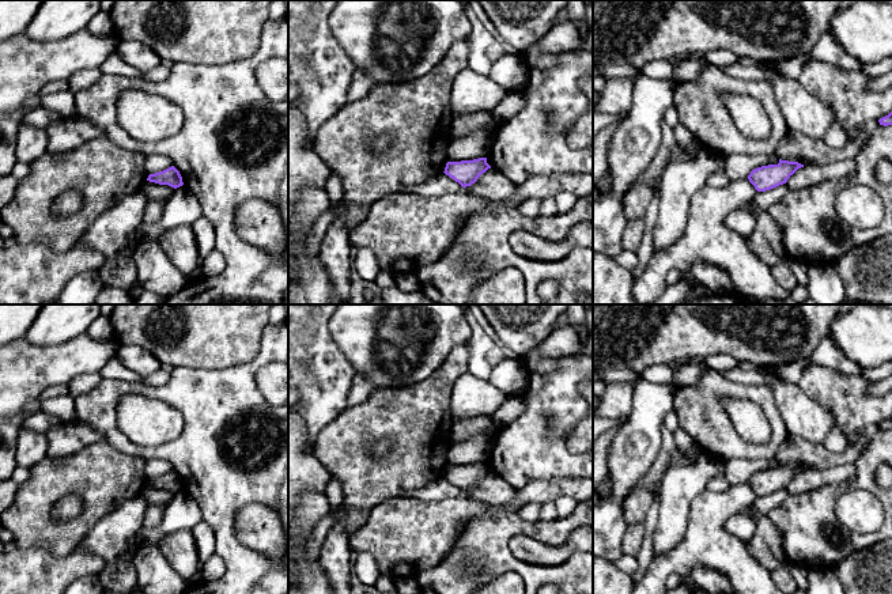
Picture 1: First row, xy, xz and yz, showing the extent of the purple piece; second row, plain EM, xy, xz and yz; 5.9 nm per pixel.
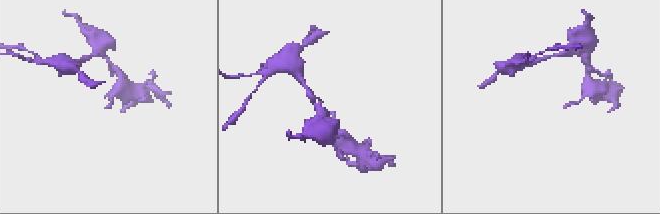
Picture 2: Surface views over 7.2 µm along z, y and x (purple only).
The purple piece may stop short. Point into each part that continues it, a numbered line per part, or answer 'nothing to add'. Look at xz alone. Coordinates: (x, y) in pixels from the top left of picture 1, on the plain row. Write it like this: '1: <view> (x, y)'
nothing to add

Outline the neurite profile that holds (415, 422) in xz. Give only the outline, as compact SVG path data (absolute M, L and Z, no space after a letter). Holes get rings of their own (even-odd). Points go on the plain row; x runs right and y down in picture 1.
M468 344L457 345L430 378L407 387L377 389L363 404L348 406L318 434L313 455L340 481L348 536L368 521L377 506L405 491L423 489L445 476L446 454L454 442L451 390L468 372L468 362ZM382 440L389 444L389 451L377 458L371 446Z

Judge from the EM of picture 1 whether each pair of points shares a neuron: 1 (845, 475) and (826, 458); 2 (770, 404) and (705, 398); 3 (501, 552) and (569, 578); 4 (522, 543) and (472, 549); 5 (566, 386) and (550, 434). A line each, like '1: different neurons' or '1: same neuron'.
1: different neurons
2: same neuron
3: same neuron
4: different neurons
5: same neuron

